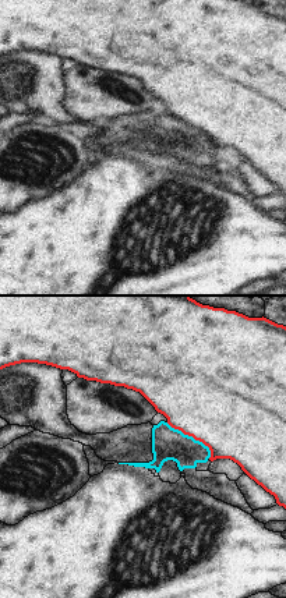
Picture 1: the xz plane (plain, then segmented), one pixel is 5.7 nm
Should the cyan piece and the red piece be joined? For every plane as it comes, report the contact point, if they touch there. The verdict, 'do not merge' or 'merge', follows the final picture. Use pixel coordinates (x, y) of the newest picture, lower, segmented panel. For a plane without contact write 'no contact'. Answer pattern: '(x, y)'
(191, 436)

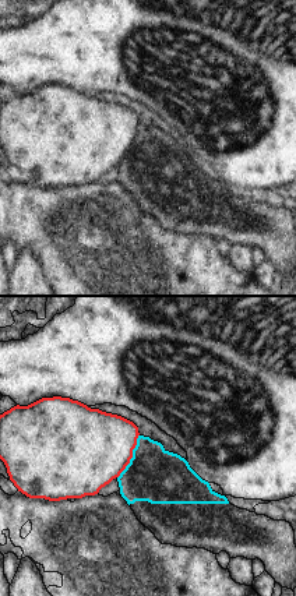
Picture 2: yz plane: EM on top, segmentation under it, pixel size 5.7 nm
(133, 457)

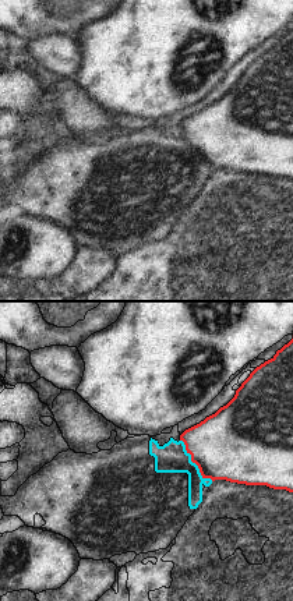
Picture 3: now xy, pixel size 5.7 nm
(194, 463)

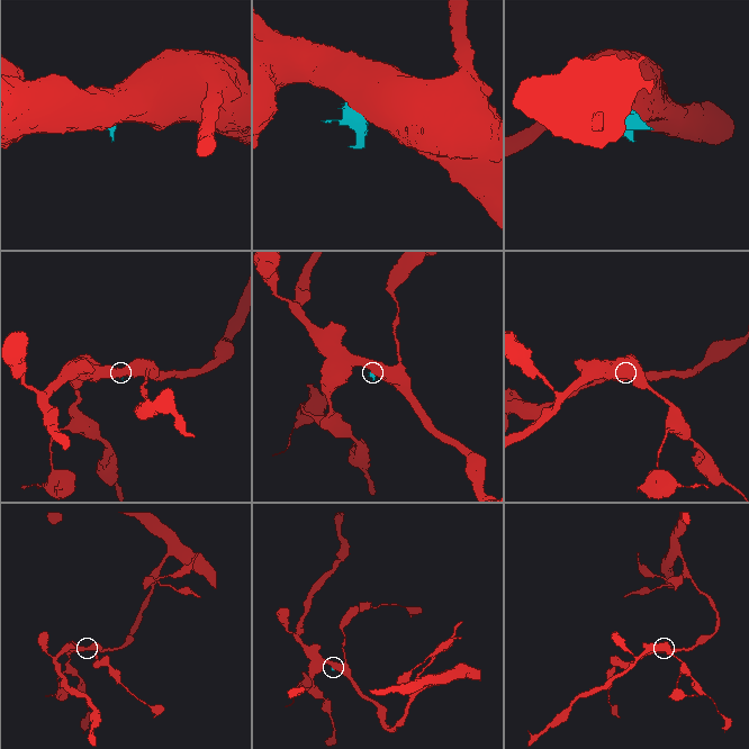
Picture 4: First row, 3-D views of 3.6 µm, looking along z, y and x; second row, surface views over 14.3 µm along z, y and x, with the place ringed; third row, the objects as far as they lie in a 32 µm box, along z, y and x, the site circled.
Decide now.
do not merge

